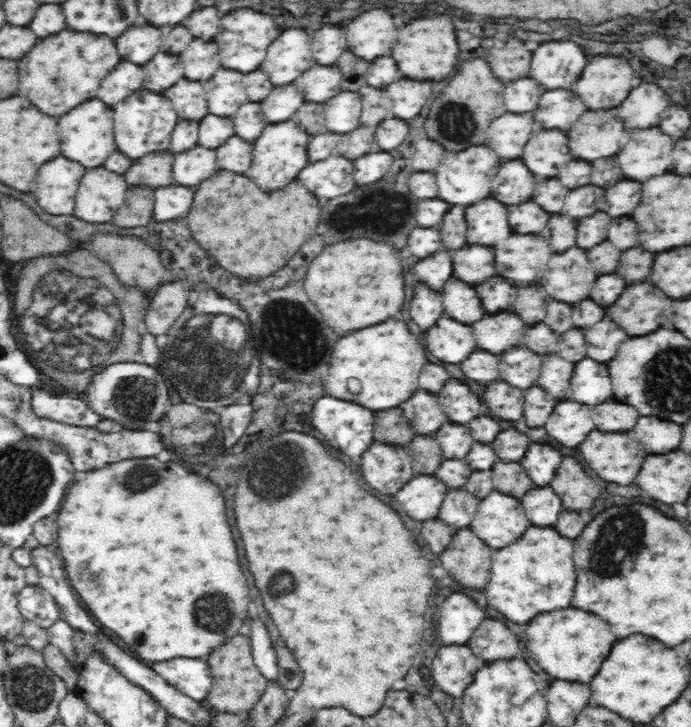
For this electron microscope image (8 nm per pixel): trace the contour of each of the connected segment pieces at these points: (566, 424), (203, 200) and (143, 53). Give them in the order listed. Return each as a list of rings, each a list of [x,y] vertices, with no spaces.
[[[562,400],[556,404],[552,416],[548,416],[546,422],[548,436],[556,438],[562,446],[568,448],[580,446],[594,428],[596,426],[590,414],[590,406],[572,400]]]
[[[218,170],[194,192],[188,230],[210,258],[240,280],[260,280],[280,270],[292,254],[314,234],[320,206],[298,180],[276,192],[262,192],[246,176]]]
[[[130,26],[116,38],[118,52],[124,60],[134,64],[146,64],[156,52],[160,52],[162,30],[154,26]]]

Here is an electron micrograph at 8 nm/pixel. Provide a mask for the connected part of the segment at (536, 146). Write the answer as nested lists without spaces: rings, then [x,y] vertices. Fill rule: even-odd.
[[[556,128],[532,134],[522,152],[522,162],[530,168],[530,172],[544,178],[556,174],[556,166],[570,160],[574,160],[574,156],[568,150],[568,138]]]

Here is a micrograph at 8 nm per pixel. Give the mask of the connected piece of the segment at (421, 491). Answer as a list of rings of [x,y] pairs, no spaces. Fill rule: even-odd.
[[[418,476],[404,484],[404,488],[396,492],[394,498],[410,518],[432,520],[438,517],[446,490],[448,488],[434,476]]]

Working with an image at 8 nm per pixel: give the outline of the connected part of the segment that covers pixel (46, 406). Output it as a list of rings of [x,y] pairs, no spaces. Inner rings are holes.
[[[32,390],[30,411],[40,419],[49,419],[76,426],[96,426],[102,420],[84,400],[72,396],[50,394],[48,390]]]

